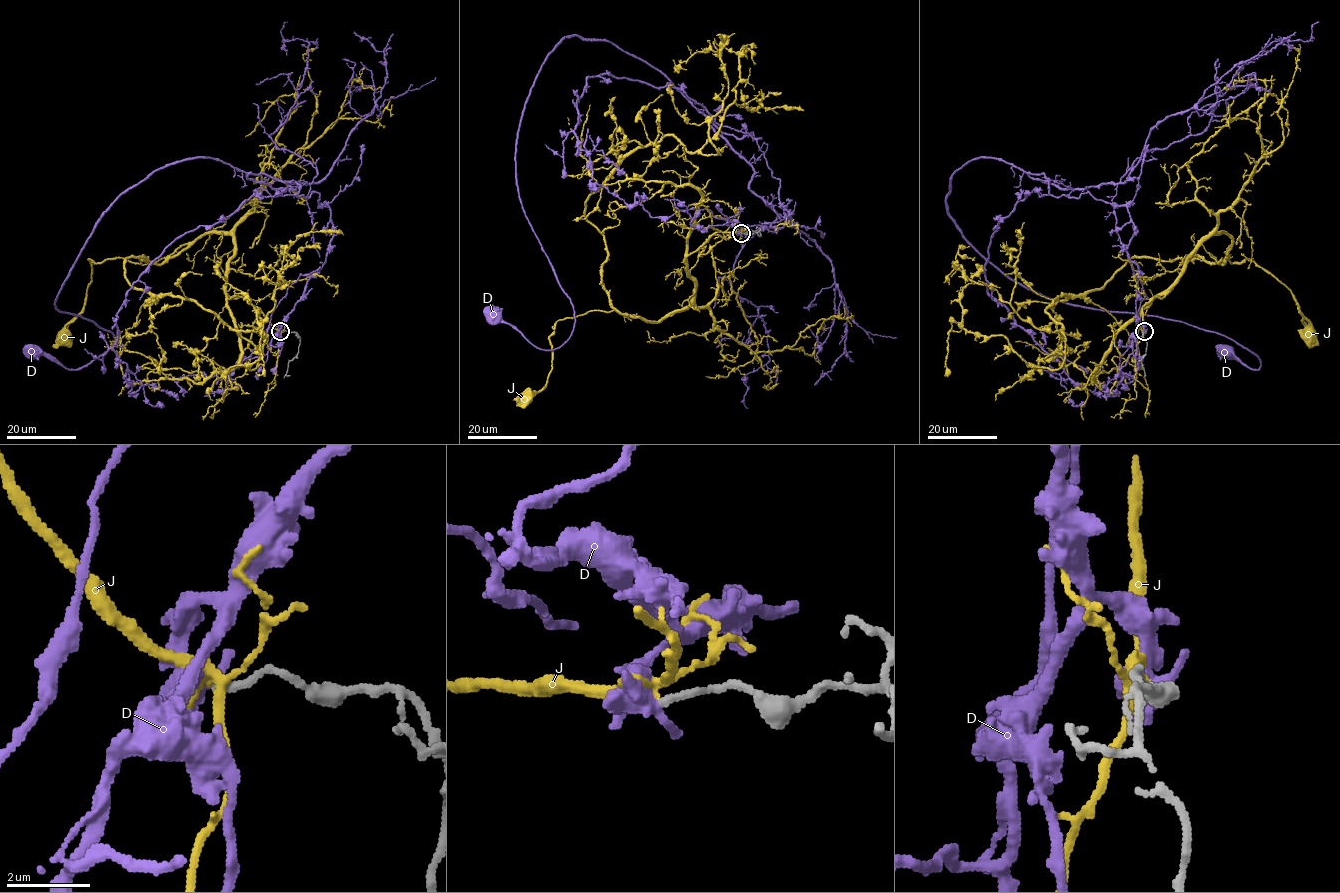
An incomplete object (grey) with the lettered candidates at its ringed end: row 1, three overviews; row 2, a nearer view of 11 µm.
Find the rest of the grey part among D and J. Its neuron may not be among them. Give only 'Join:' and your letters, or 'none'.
Join: J

